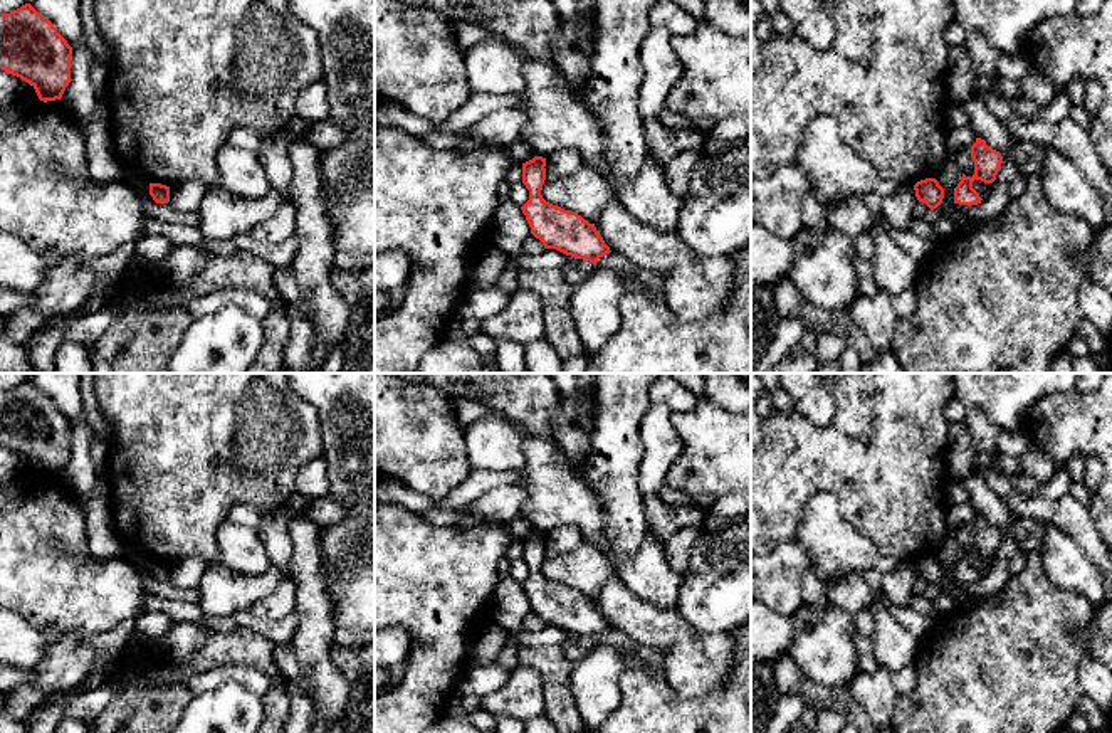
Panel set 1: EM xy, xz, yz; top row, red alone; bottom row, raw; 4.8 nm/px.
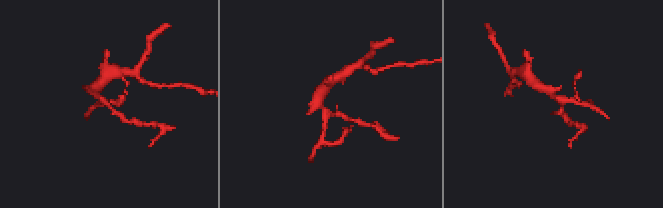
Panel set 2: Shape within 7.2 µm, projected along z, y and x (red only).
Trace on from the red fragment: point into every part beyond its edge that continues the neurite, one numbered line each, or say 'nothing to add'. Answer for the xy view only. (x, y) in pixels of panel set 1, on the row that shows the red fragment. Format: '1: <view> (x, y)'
nothing to add

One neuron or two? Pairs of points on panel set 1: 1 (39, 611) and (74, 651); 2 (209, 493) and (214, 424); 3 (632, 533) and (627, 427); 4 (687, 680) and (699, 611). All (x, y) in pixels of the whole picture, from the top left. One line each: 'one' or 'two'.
1: two
2: one
3: one
4: two

